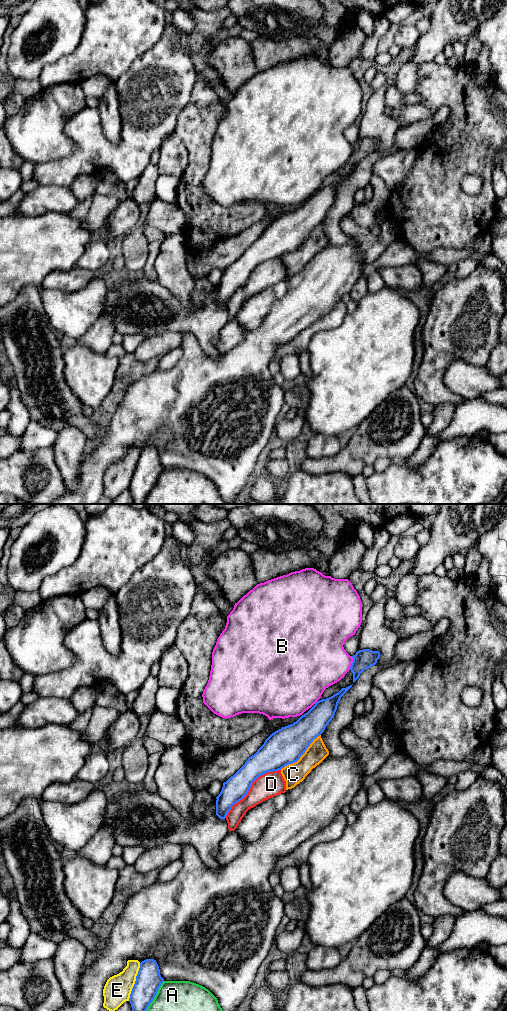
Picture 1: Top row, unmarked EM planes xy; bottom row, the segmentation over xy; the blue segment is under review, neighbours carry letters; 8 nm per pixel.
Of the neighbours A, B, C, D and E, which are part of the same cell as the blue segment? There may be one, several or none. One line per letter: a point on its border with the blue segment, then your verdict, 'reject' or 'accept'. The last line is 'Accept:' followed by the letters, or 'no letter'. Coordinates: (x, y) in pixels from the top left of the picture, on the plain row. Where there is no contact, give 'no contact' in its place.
A: contact xy (154, 485); reject
B: contact xy (352, 151); reject
C: contact xy (302, 242); reject
D: contact xy (250, 275); reject
E: contact xy (135, 470); reject
Accept: no letter

